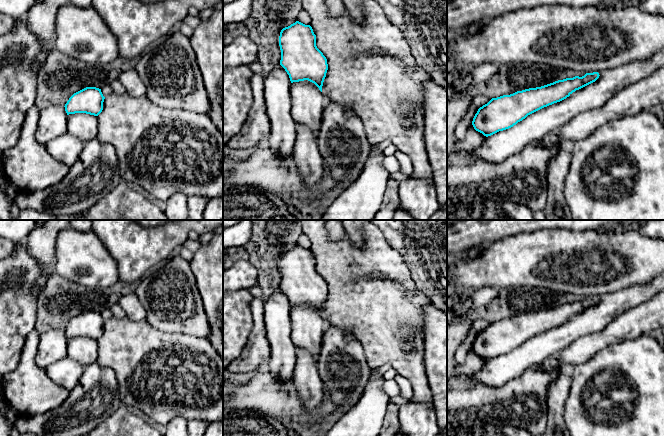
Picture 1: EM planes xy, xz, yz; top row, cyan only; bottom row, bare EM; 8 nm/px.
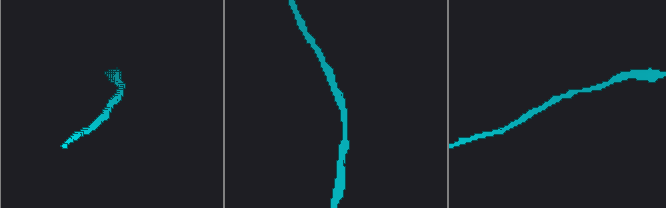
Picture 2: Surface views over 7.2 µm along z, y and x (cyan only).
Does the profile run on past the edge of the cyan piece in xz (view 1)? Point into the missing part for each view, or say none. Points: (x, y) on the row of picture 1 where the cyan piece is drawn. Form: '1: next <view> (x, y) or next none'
1: next none

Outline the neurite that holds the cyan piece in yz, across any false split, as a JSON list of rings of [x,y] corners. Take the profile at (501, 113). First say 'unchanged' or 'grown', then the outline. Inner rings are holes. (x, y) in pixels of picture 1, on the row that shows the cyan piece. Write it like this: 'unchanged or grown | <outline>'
unchanged | [[[598,72],[586,73],[582,77],[566,78],[541,87],[492,98],[478,109],[472,125],[484,136],[491,136],[513,127],[544,107],[566,99],[576,90],[595,82],[599,76]]]

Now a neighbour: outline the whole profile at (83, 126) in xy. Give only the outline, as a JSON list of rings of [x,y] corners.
[[[86,113],[67,115],[67,133],[83,143],[95,139],[98,135],[97,116]]]

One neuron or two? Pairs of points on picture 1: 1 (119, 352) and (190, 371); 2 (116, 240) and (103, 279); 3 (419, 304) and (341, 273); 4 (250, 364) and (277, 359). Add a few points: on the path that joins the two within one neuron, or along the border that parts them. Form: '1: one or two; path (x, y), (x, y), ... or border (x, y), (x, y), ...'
1: one; path (137, 352), (156, 371), (172, 371)
2: two; border (97, 237), (115, 261), (119, 278)
3: one; path (400, 304), (372, 304), (360, 292)
4: two; border (267, 337), (269, 360), (265, 366)

